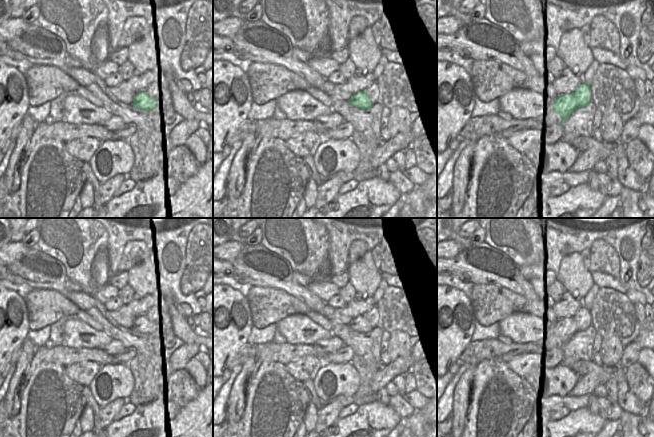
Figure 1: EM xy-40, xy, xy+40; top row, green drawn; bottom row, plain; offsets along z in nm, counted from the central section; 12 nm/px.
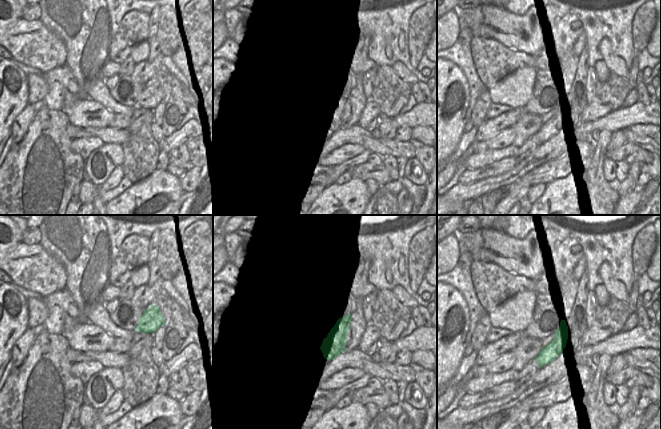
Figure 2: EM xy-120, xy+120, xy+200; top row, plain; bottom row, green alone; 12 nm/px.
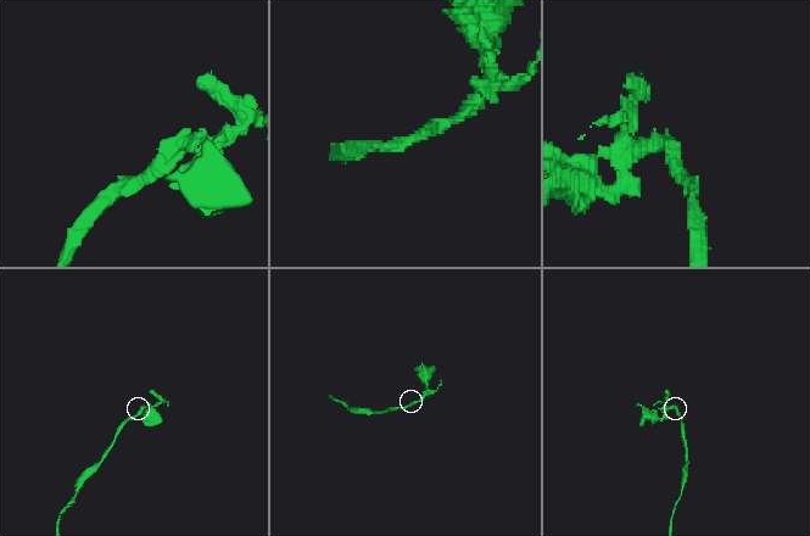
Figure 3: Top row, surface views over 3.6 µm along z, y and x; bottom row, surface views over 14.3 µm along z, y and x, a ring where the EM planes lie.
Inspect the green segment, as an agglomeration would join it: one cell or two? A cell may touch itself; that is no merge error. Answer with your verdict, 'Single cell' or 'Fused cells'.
Fused cells

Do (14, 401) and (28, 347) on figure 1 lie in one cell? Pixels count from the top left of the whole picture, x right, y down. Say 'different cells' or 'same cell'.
same cell

